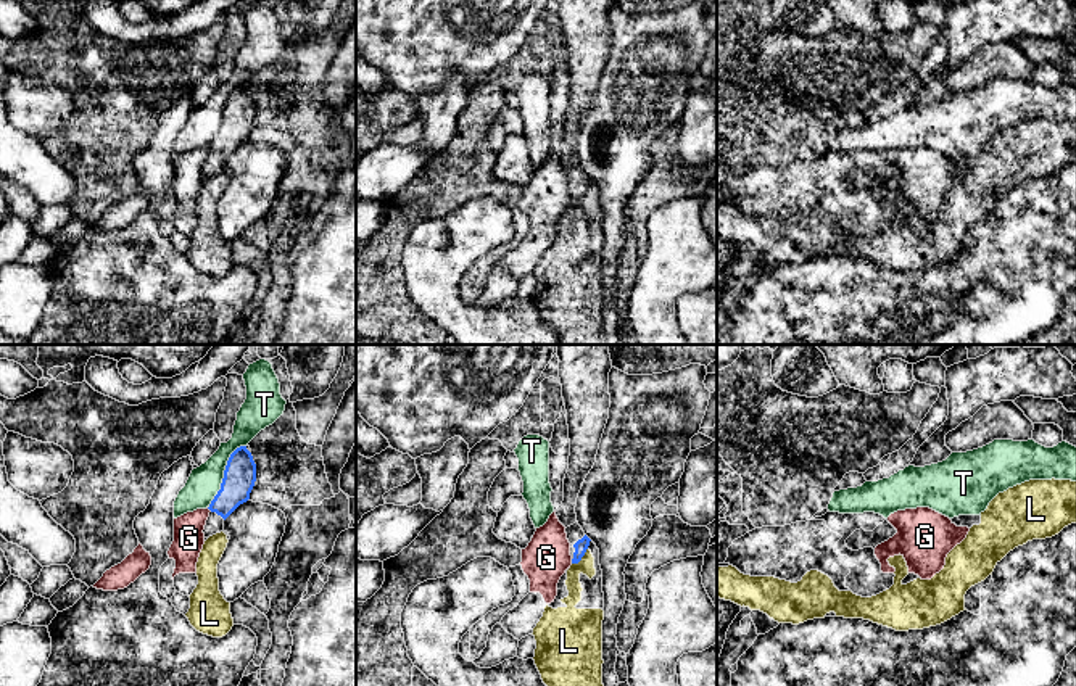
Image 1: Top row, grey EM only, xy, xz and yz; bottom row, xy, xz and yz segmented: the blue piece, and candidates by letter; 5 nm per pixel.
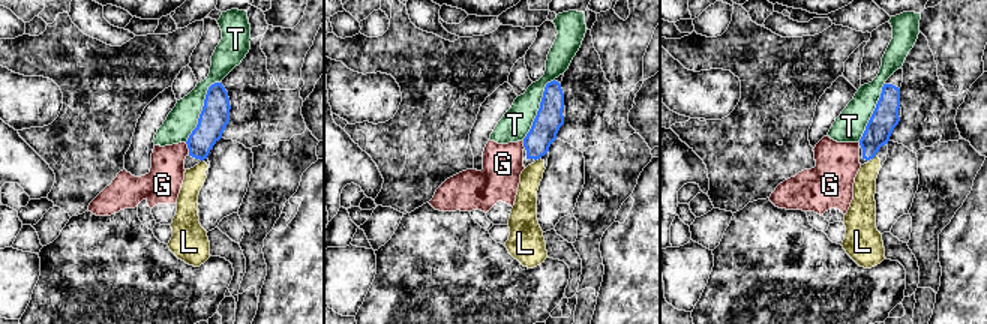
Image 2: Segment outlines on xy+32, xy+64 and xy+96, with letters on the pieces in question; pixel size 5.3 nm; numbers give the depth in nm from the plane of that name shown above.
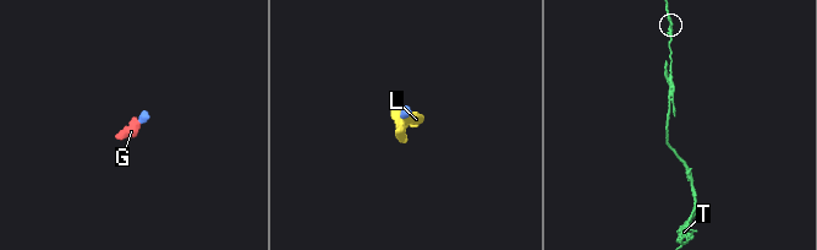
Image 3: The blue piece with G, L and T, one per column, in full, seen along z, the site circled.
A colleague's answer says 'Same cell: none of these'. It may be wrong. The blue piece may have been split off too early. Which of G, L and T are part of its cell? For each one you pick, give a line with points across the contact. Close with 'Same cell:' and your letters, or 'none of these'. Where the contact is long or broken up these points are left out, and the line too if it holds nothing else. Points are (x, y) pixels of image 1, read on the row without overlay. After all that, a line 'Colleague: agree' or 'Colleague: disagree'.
Same cell: none of these
Colleague: agree

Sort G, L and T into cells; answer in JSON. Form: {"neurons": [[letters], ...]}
{"neurons": [["G"], ["L"], ["T"]]}

